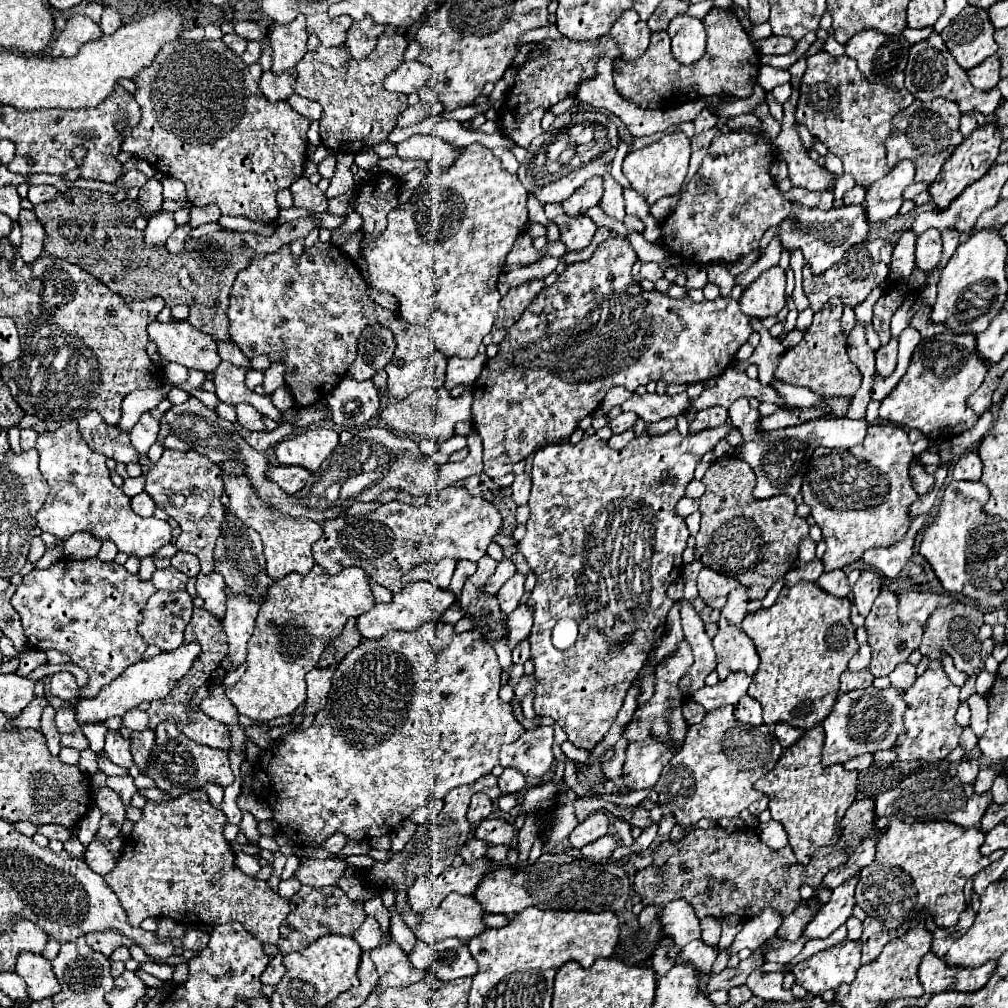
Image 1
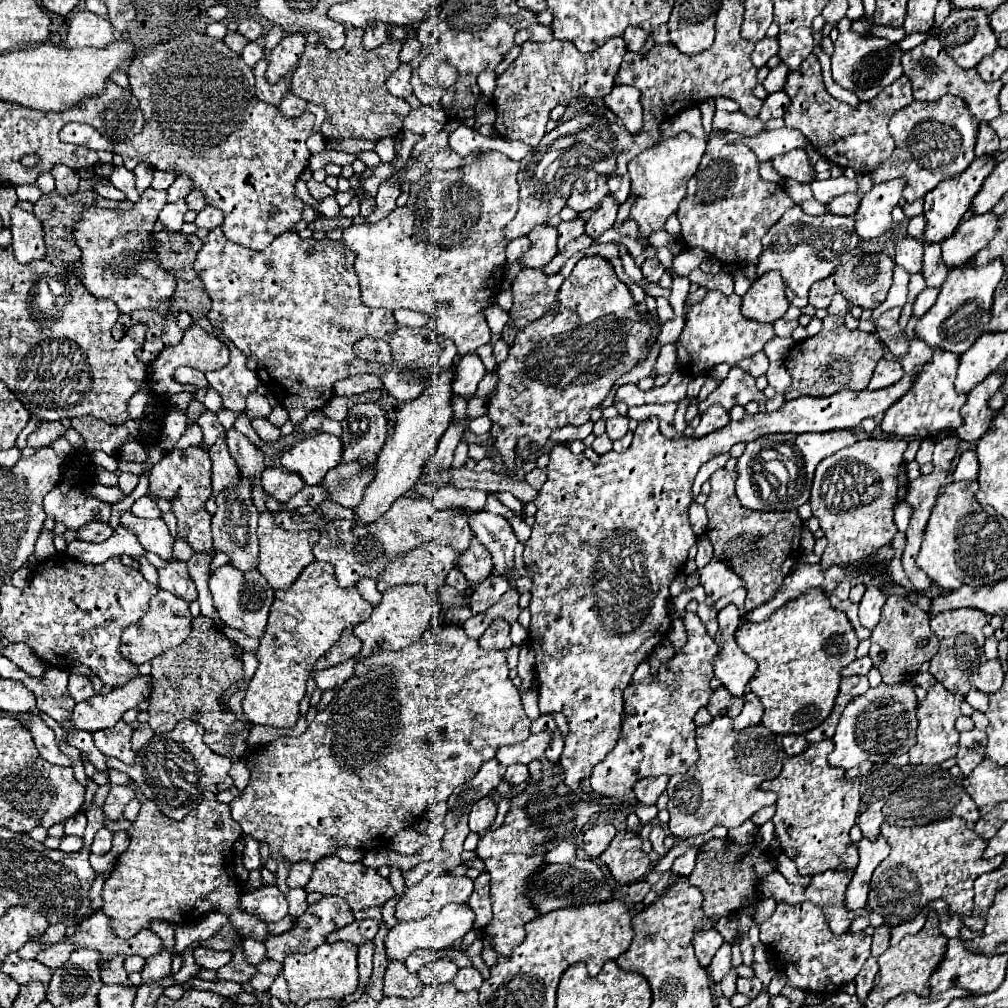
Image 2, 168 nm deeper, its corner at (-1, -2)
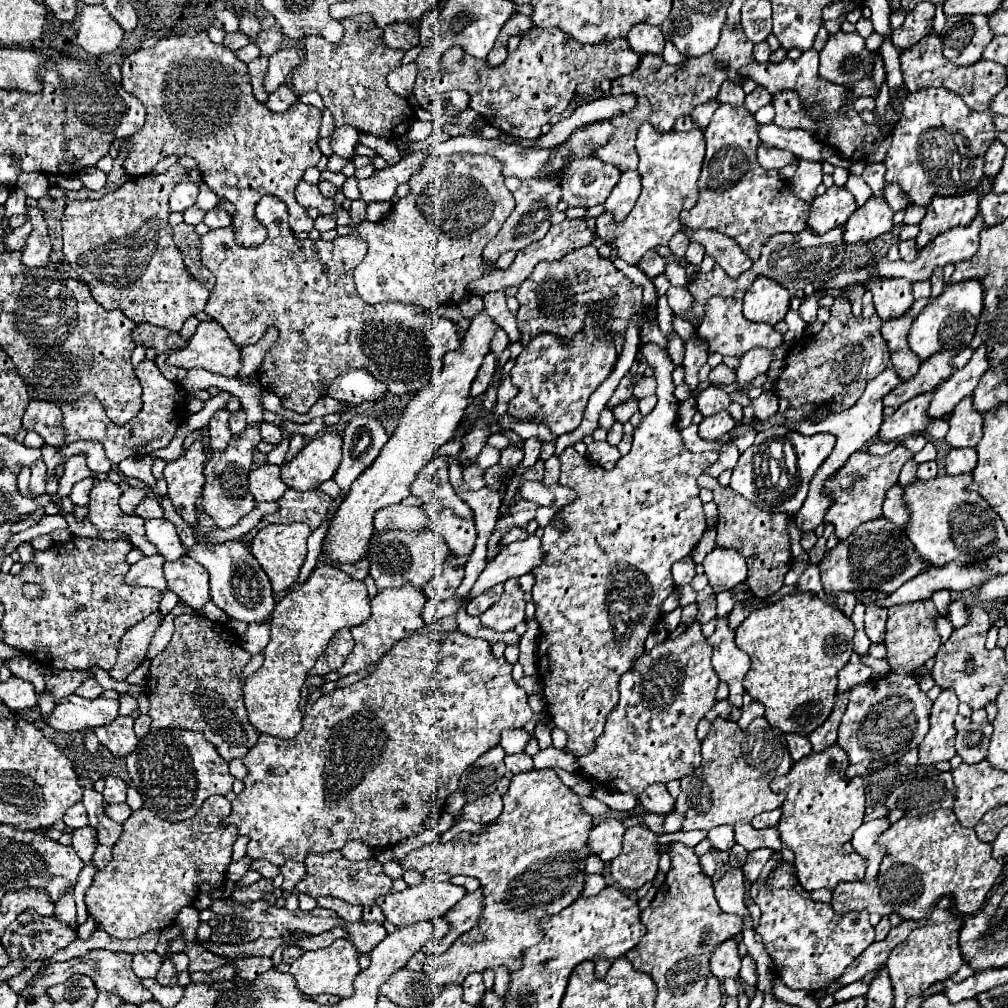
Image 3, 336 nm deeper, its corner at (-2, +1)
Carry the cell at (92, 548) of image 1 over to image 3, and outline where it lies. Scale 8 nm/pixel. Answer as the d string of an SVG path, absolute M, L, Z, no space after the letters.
M96 480L92 492L90 492L90 512L88 520L100 530L118 530L130 538L130 542L144 552L144 556L156 554L156 548L148 544L144 536L144 520L140 516L128 516L120 512L118 498L120 488L110 480Z

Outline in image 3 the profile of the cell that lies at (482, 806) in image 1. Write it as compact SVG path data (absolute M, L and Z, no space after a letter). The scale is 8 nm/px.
M498 792L484 796L482 800L476 800L472 804L466 804L462 808L460 818L464 820L472 820L472 822L480 822L480 824L488 824L492 820L496 820L502 812L502 798Z

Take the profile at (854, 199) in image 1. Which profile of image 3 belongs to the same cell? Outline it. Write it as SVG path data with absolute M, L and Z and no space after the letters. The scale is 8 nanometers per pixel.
M830 186L822 196L816 196L812 200L808 228L824 234L834 226L844 226L856 208L858 204L848 190L840 186Z

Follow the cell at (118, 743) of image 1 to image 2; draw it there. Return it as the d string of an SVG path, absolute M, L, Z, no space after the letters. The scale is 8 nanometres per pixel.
M119 721L111 729L95 731L93 733L93 743L103 755L117 757L123 763L133 763L135 753L131 751L131 733L133 733L133 729L125 721Z

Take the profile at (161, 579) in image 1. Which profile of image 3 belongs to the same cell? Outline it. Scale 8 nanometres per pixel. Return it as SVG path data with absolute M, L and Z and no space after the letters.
M188 554L174 562L164 562L164 578L168 588L194 610L200 610L210 600L208 572Z

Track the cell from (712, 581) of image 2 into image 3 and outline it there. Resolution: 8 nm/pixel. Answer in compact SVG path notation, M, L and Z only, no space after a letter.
M714 548L704 558L704 574L708 576L708 584L718 594L746 580L746 560L738 550Z

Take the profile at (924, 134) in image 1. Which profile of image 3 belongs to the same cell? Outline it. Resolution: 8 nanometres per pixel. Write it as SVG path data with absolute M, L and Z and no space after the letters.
M928 88L908 94L908 98L902 102L902 116L892 132L892 144L886 152L886 158L882 160L882 164L886 166L886 180L896 182L902 192L918 206L928 206L930 198L936 194L964 194L964 190L972 190L982 182L982 156L994 138L996 130L992 124L992 114L972 112L958 94L946 88Z

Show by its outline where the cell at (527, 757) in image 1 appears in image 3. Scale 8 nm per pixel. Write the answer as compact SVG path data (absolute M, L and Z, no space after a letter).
M504 730L500 746L504 748L506 754L518 754L518 752L524 752L530 738L532 736L526 730Z

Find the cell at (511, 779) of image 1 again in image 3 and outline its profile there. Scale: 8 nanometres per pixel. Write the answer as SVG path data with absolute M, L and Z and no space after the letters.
M520 752L520 754L510 754L510 756L506 756L506 758L504 758L504 764L506 764L506 768L508 768L510 772L514 772L514 774L518 774L518 772L528 772L528 770L532 770L532 758L530 758L528 754L524 754L524 752Z

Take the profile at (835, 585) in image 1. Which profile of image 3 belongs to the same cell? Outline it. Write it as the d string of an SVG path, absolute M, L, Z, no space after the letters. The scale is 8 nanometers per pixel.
M840 592L838 598L836 598L836 606L838 606L846 616L852 614L854 604L856 604L856 594L854 594L854 592Z

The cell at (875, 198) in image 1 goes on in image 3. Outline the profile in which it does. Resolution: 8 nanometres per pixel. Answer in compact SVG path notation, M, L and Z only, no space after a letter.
M870 196L844 226L844 242L868 242L886 234L892 228L892 208L884 196Z

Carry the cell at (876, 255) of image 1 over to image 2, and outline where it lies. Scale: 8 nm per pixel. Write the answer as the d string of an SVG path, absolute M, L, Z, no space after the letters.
M877 253L877 255L863 255L863 257L853 257L847 265L843 265L839 271L835 271L833 275L829 275L823 281L817 281L811 291L809 291L809 305L813 305L815 309L827 309L831 303L831 297L835 293L841 293L847 301L851 301L853 305L861 305L863 309L875 309L879 307L885 297L887 291L891 287L891 277L893 277L893 269L895 263L891 257L887 257L885 253Z

